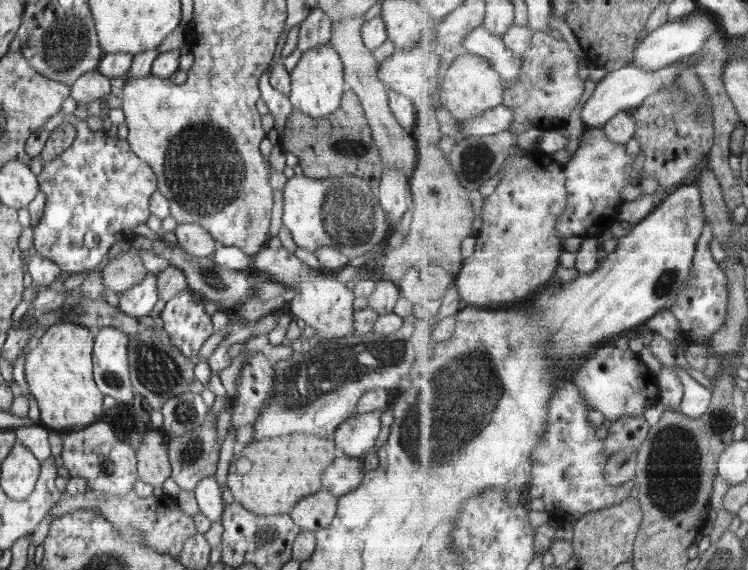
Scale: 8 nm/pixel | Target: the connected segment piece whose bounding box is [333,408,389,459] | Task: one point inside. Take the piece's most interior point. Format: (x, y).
(354, 437)

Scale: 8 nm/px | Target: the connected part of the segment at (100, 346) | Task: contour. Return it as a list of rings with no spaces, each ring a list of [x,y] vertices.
[[[110,326],[101,328],[93,343],[95,384],[103,397],[110,396],[120,402],[128,402],[134,397],[127,356],[129,338],[130,334]]]

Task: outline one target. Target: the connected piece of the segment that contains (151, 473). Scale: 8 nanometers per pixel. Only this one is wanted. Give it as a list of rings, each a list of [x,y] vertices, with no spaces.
[[[150,430],[143,436],[137,451],[137,477],[152,488],[163,486],[171,477],[167,436],[158,430]]]

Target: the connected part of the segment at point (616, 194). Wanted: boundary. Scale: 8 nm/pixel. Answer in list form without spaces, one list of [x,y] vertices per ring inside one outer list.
[[[594,127],[584,131],[583,144],[567,166],[568,188],[570,188],[570,205],[564,215],[558,219],[560,235],[582,238],[599,237],[616,221],[621,221],[624,198],[622,192],[630,184],[639,184],[641,174],[636,177],[637,156],[630,154],[624,143],[612,141],[604,127]]]

